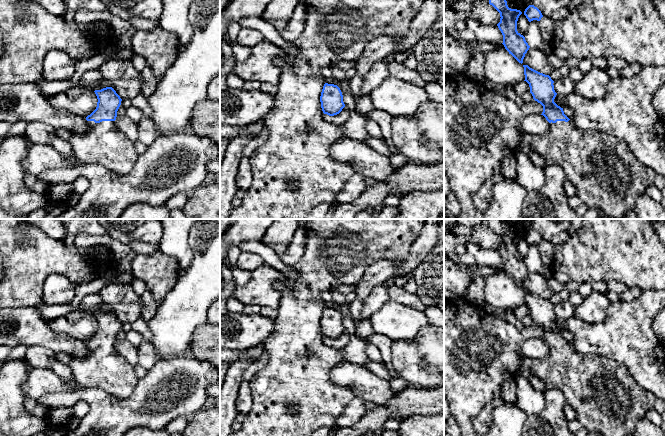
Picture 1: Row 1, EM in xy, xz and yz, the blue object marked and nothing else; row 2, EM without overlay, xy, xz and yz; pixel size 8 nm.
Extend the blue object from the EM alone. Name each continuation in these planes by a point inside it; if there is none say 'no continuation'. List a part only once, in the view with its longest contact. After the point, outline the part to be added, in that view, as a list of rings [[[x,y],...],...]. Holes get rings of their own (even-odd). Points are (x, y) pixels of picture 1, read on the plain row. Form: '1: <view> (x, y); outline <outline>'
1: xy (104, 368); outline [[[114,345],[87,348],[86,359],[71,357],[68,364],[73,382],[82,388],[101,389],[115,398],[129,398],[139,380],[134,367],[115,351]]]

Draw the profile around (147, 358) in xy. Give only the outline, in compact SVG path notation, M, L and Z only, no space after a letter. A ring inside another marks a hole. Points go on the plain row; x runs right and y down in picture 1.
M144 340L137 348L138 364L150 370L158 360L150 341Z

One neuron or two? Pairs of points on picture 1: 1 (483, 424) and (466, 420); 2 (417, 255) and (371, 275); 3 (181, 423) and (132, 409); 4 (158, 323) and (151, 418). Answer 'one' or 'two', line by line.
1: two
2: one
3: two
4: two

